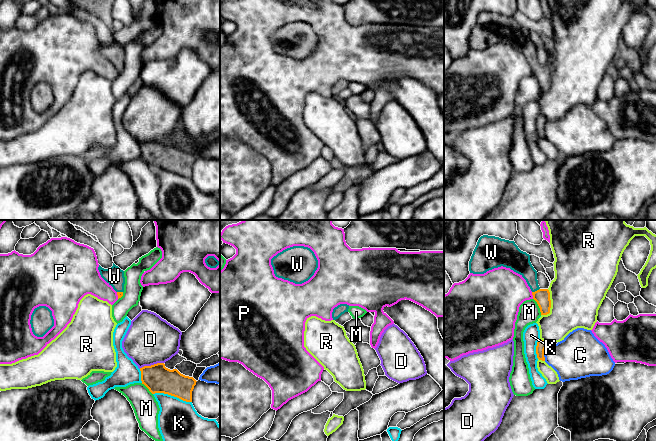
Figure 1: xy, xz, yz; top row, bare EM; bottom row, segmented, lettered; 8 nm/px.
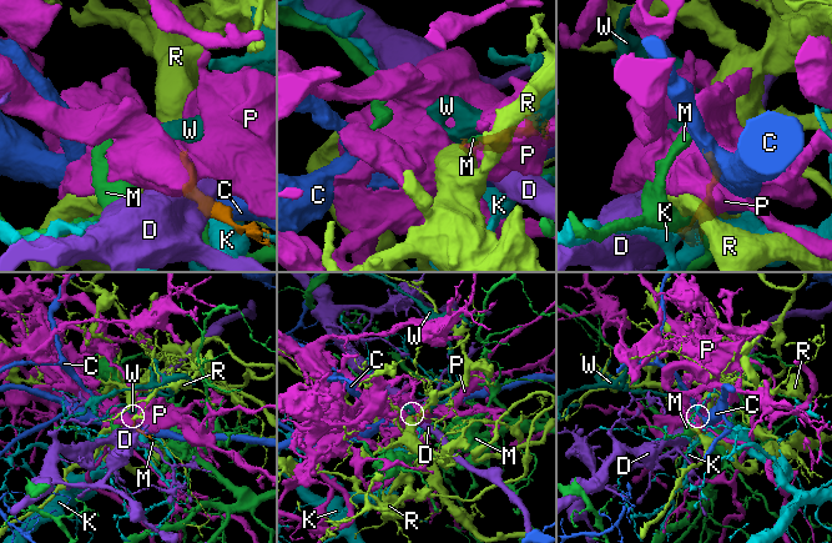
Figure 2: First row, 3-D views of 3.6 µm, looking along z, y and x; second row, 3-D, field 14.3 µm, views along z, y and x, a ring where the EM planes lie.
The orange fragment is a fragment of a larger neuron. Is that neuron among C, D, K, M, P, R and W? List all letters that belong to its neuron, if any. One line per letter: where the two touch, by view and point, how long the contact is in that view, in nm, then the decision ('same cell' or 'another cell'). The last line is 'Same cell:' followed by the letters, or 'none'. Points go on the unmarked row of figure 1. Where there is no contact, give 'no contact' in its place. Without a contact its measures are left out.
C: contact yz (543, 129); length 120 nm; another cell
D: contact xy (151, 141); length 200 nm; another cell
K: contact xy (172, 171); length 320 nm; another cell
M: contact yz (538, 81); length 150 nm; another cell
P: contact yz (532, 70); length 60 nm; another cell
R: contact yz (550, 81); length 220 nm; another cell
W: contact yz (535, 67); length 70 nm; same cell
Same cell: W

